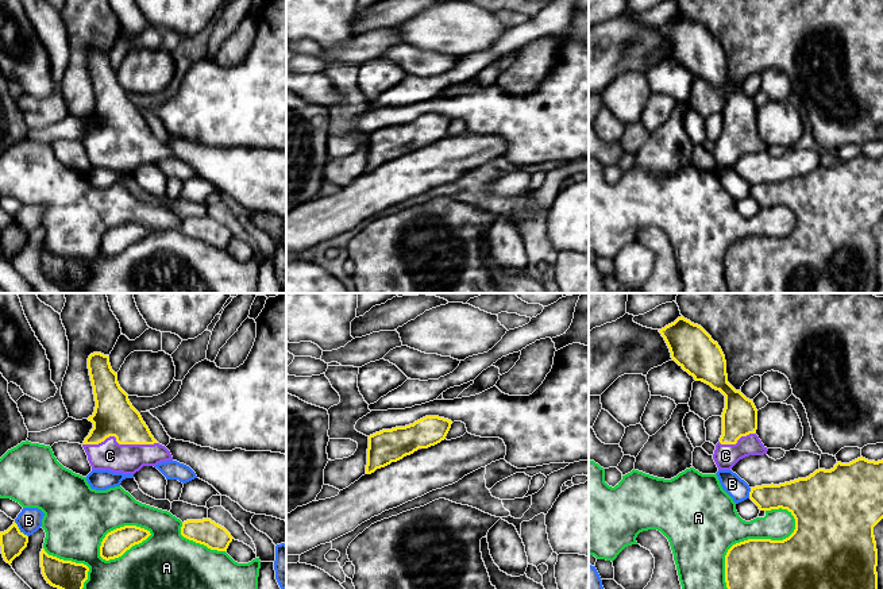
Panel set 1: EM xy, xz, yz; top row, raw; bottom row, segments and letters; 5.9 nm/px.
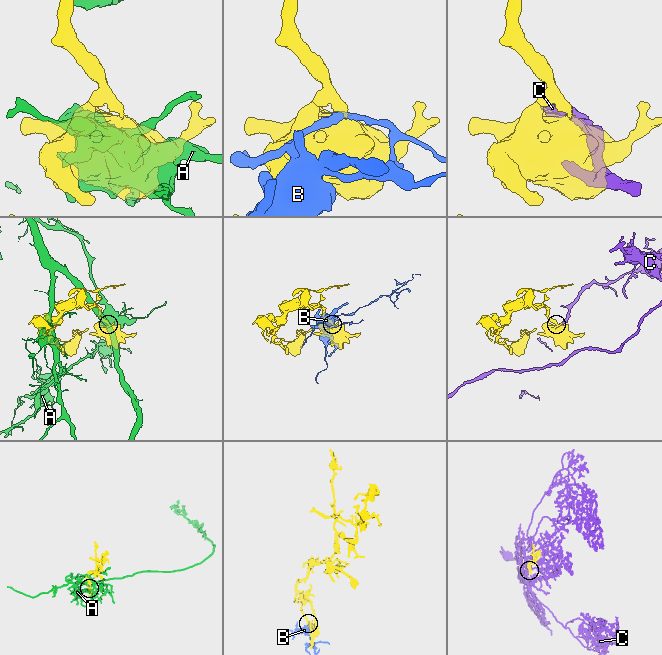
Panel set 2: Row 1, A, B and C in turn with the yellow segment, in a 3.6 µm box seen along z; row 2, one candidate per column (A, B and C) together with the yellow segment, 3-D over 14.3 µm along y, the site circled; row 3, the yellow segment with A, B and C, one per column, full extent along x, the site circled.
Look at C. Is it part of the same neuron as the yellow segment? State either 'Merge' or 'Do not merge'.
Merge

